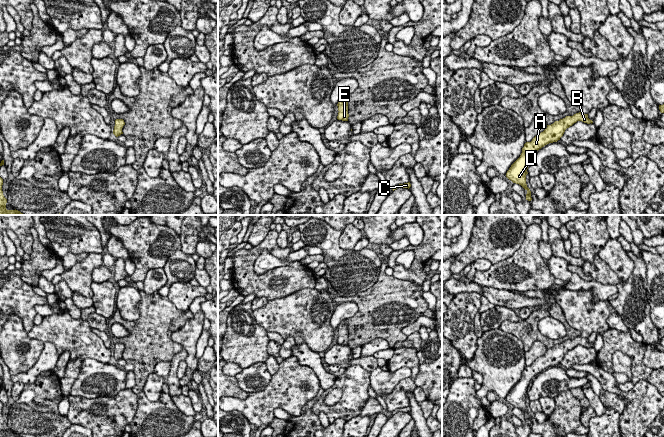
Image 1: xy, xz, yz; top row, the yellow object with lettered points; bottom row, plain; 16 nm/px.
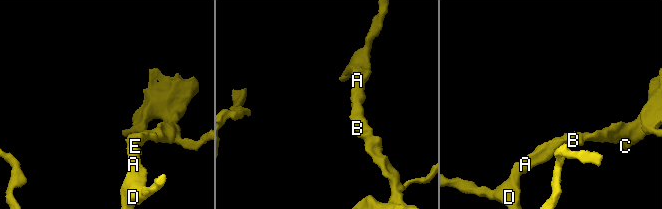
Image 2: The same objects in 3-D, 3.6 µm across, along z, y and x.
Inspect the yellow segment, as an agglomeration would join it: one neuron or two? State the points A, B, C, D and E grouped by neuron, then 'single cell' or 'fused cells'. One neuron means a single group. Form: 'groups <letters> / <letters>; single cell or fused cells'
groups A B C D E; single cell

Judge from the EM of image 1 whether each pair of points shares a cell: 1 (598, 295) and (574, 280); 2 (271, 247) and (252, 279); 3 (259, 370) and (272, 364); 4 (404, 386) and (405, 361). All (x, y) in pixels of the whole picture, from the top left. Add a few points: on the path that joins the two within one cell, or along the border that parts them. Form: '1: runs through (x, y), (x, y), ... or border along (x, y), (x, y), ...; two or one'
1: runs through (595, 288), (592, 285), (581, 284); one
2: runs through (261, 247), (249, 259), (249, 269); one
3: border along (264, 362), (267, 371), (271, 375); two
4: runs through (410, 380), (413, 376), (413, 368), (411, 366); one

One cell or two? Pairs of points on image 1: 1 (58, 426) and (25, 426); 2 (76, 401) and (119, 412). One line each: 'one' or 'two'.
1: one
2: one

